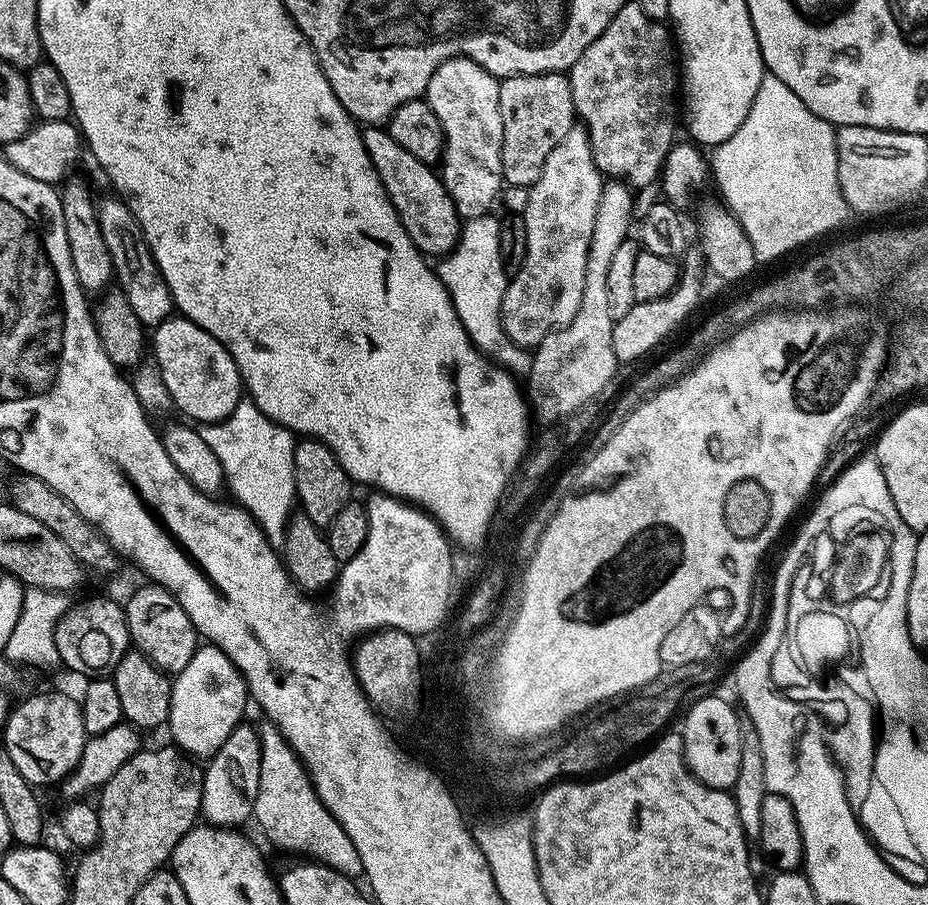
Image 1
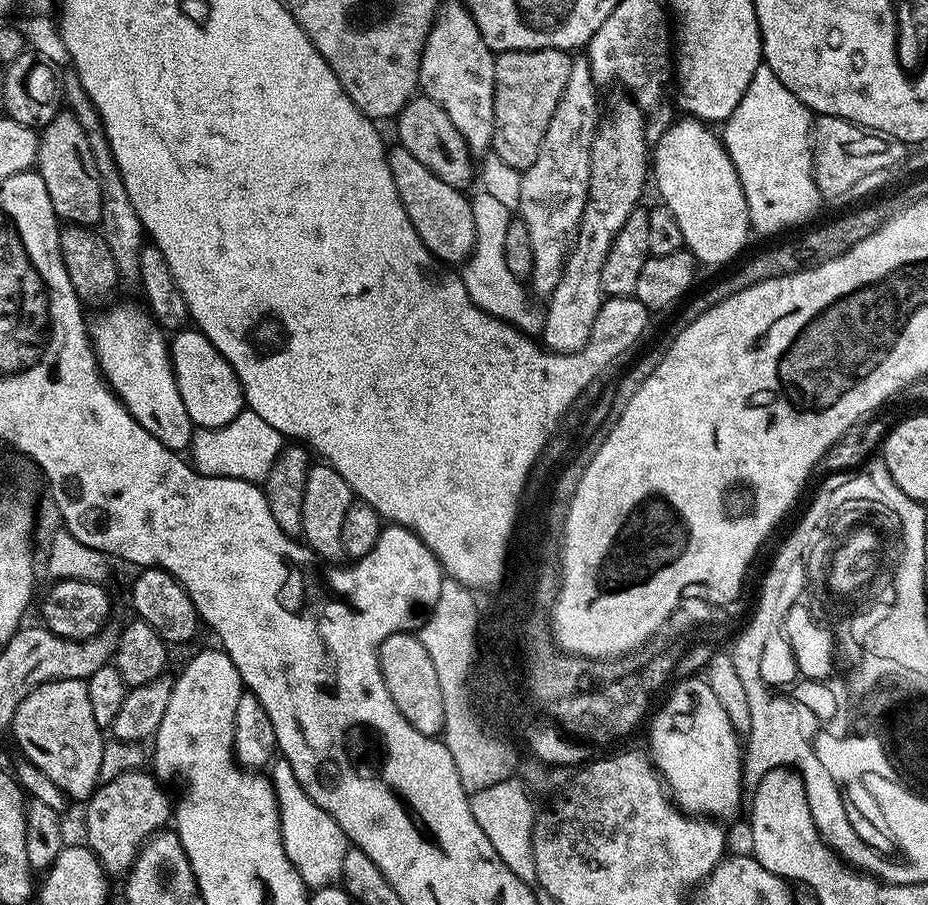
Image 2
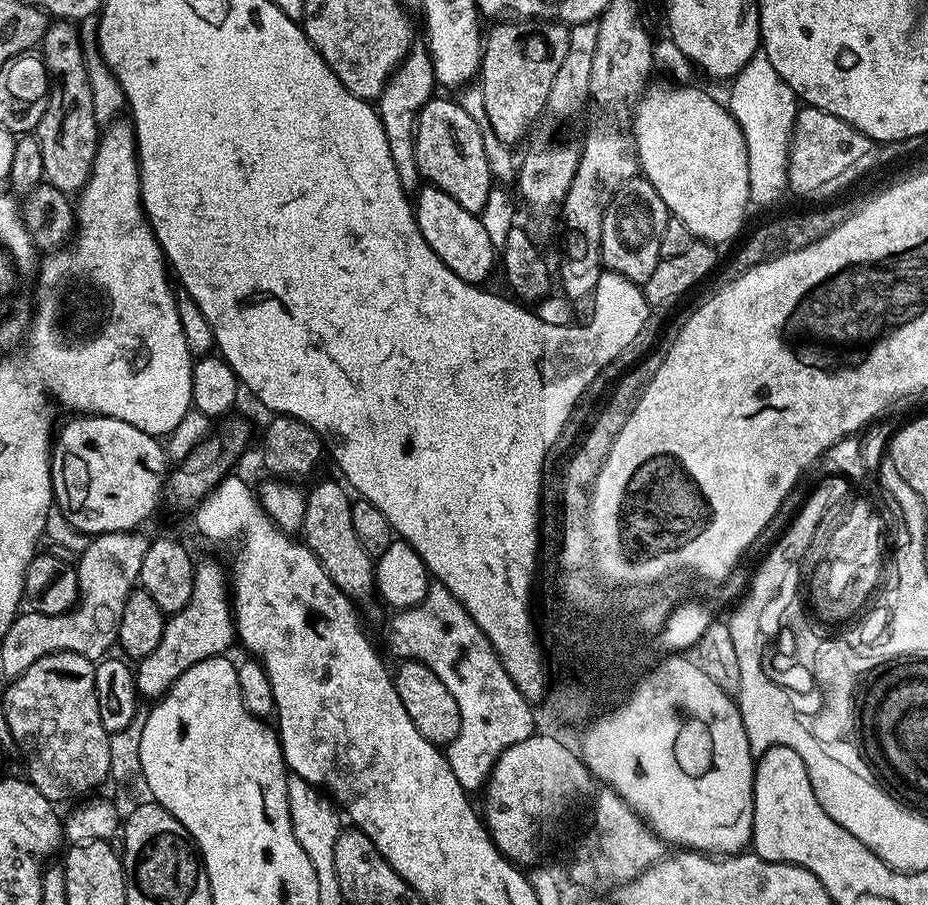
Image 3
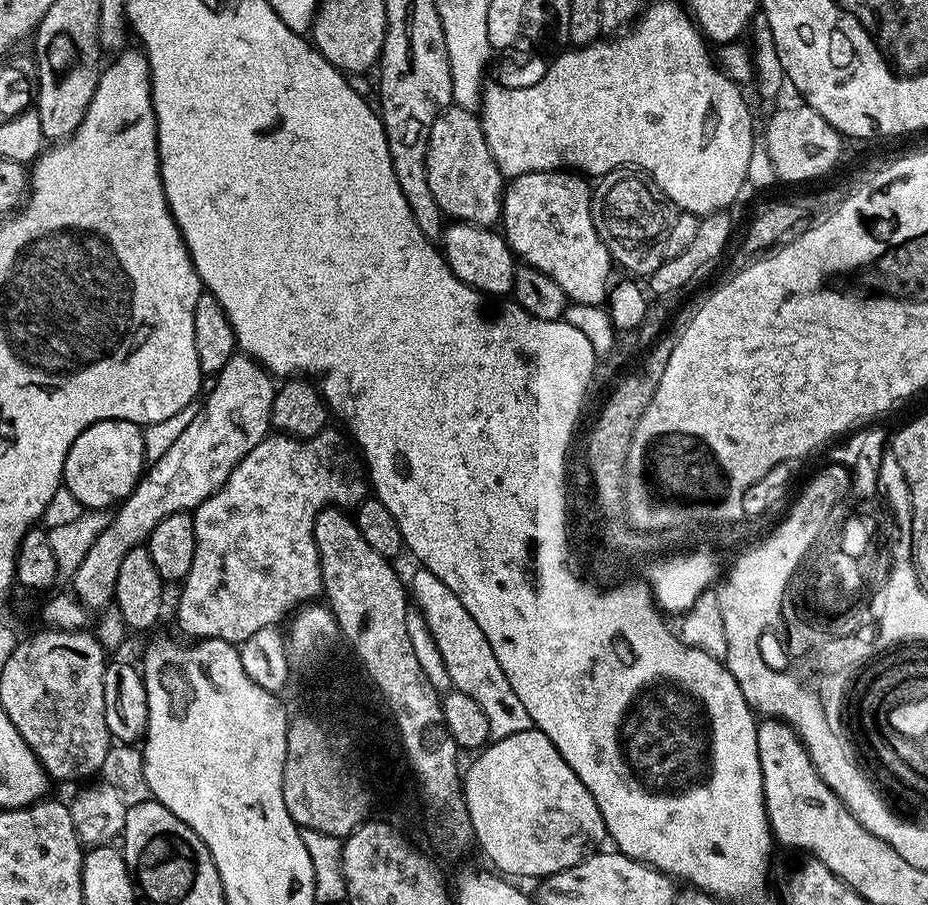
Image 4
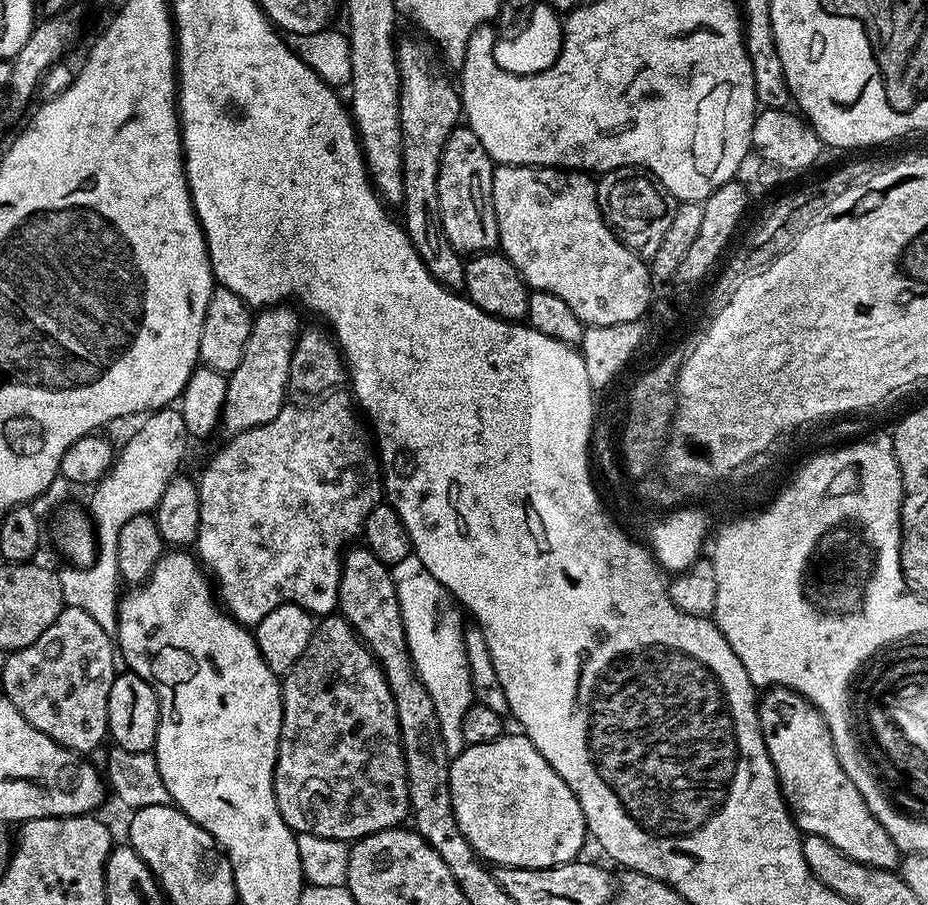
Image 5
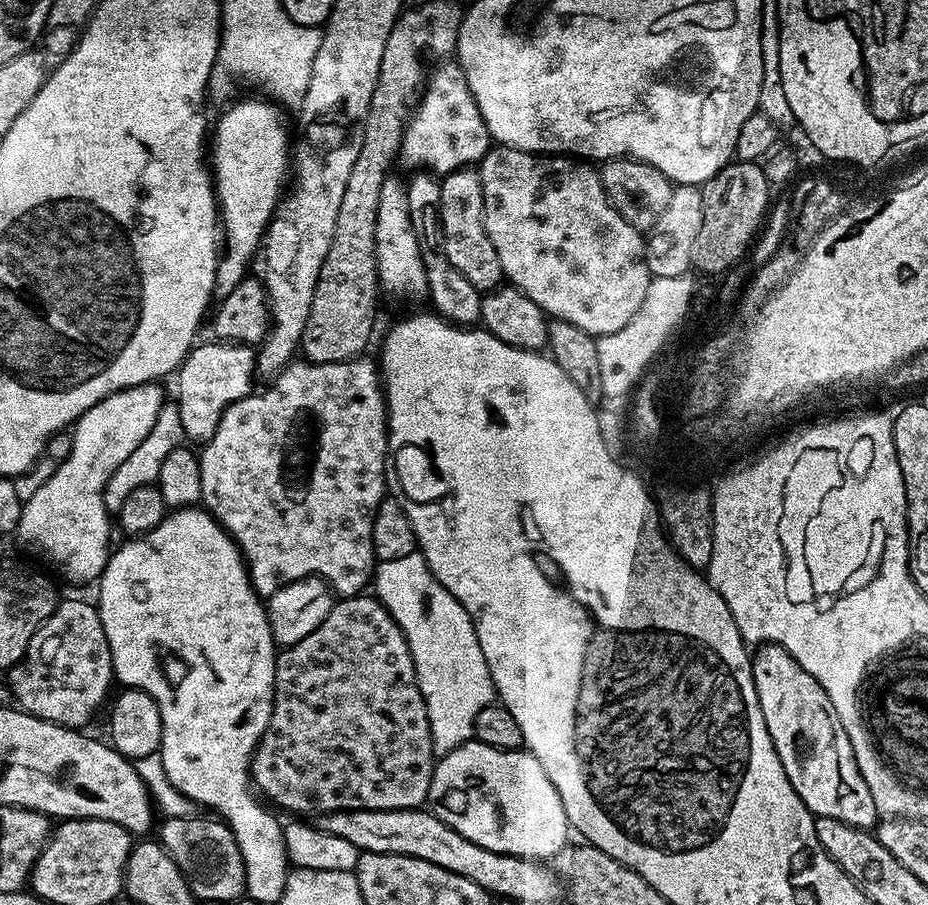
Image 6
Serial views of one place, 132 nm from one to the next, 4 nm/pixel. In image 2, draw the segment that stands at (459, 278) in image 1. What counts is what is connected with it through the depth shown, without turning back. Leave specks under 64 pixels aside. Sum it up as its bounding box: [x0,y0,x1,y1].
[462,190,545,337]

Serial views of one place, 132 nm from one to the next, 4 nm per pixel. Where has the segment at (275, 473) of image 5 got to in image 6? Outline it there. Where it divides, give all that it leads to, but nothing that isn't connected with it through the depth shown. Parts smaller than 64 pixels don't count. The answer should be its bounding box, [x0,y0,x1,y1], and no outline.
[199,358,390,598]

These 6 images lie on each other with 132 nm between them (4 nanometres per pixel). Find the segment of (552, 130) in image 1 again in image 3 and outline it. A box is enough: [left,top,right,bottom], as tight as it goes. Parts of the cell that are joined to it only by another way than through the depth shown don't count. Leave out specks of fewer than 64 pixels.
[478,20,570,146]

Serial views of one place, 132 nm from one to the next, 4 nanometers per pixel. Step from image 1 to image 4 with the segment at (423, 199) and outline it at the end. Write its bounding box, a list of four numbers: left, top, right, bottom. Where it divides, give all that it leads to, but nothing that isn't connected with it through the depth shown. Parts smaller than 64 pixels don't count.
[442,223,518,298]

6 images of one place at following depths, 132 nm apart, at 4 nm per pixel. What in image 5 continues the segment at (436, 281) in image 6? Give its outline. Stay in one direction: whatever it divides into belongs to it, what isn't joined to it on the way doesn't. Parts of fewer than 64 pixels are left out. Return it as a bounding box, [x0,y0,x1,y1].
[396,39,466,290]

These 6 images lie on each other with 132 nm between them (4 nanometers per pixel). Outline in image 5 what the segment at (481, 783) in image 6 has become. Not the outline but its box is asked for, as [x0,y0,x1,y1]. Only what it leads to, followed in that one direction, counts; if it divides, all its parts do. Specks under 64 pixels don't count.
[448,734,590,868]

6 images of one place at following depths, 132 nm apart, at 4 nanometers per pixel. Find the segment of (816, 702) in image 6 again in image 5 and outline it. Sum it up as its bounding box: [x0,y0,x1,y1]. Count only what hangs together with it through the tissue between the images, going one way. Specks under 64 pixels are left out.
[758,686,898,869]

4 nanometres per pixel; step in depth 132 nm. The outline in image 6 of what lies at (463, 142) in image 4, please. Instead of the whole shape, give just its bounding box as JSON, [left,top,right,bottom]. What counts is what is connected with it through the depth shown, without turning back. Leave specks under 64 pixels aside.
[440,167,505,294]

